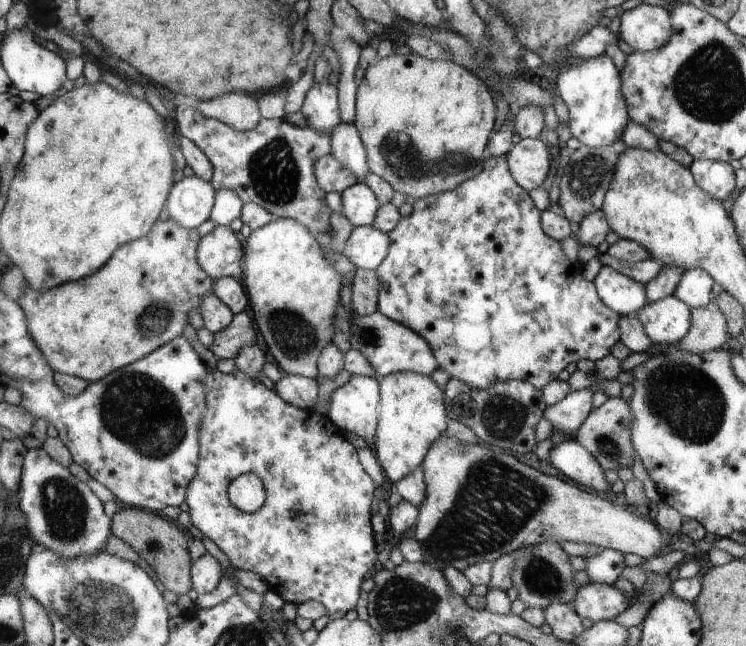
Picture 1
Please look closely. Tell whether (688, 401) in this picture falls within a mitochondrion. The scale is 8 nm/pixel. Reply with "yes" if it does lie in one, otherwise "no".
yes

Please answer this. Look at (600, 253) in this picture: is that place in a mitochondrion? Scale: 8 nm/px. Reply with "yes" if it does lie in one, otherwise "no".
no

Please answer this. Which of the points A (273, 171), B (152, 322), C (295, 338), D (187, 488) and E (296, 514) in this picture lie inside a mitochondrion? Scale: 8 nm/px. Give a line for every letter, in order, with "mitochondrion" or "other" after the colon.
A: mitochondrion
B: mitochondrion
C: mitochondrion
D: other
E: other

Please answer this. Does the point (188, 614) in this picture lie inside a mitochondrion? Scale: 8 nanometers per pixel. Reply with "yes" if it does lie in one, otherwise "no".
no

